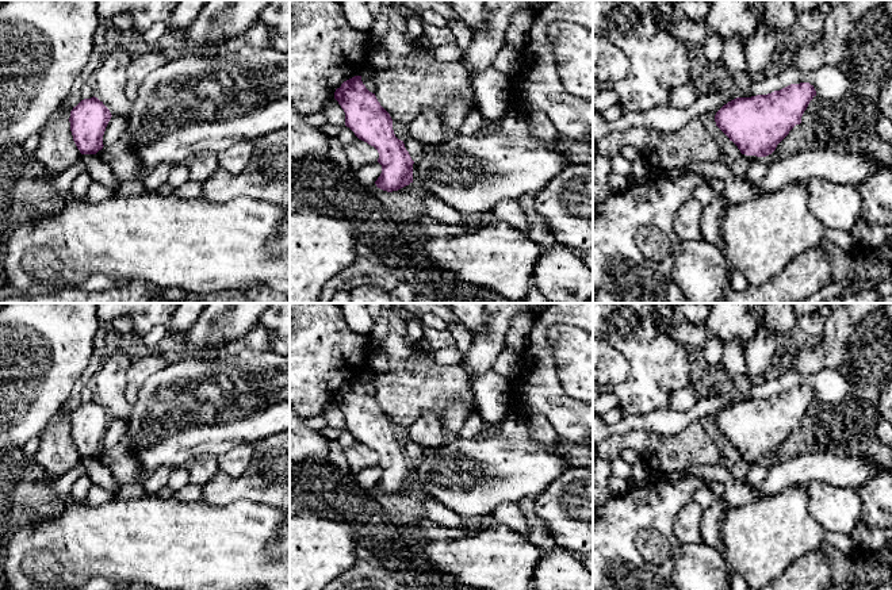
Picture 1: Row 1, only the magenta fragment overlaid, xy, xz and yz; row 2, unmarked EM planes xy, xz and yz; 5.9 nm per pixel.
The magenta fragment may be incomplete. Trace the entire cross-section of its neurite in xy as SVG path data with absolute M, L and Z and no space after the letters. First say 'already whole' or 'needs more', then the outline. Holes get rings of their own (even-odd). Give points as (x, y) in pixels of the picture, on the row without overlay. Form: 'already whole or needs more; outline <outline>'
needs more; outline M97 401L81 403L70 414L73 444L81 457L95 457L104 464L120 486L137 483L143 475L135 452L122 444L103 448L111 419L110 413Z

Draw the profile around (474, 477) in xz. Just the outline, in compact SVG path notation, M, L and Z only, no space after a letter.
M510 413L493 433L472 440L458 437L447 445L425 451L413 467L413 484L463 517L483 517L498 506L517 505L545 491L568 468L560 447L558 442L545 449L531 437L528 425Z

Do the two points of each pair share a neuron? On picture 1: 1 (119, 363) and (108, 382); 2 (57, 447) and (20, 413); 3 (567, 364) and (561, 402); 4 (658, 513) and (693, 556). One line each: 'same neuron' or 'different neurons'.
1: same neuron
2: different neurons
3: different neurons
4: different neurons

